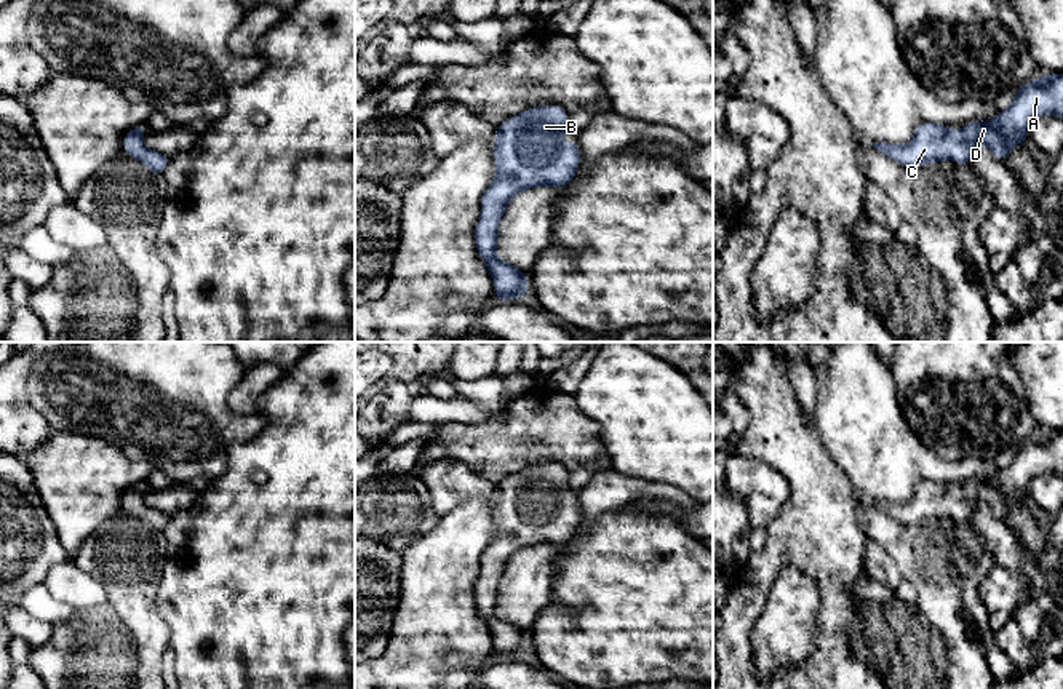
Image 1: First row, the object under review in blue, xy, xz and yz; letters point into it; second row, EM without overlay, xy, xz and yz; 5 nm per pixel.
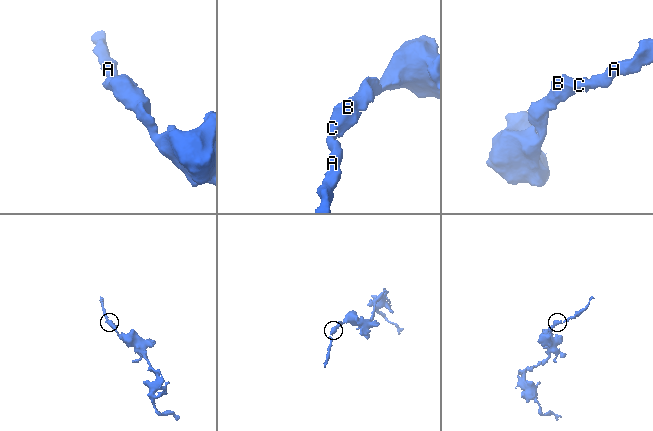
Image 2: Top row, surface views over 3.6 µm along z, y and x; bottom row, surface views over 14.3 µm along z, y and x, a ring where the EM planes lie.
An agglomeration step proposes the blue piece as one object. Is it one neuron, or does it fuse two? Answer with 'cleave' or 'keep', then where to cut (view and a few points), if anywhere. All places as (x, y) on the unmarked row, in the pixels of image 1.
keep; cut none

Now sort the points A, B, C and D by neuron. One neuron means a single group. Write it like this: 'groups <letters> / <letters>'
groups A B C D

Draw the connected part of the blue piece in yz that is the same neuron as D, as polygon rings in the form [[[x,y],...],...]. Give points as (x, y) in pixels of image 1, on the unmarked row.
[[[1052,432],[1025,441],[1017,448],[1013,462],[991,480],[972,480],[954,491],[943,483],[919,481],[910,502],[897,504],[878,500],[871,504],[906,526],[922,524],[932,520],[942,521],[946,516],[965,523],[970,521],[977,505],[981,502],[986,502],[993,513],[1004,520],[1015,504],[1028,499],[1029,481],[1042,473],[1057,473],[1063,476],[1063,432]]]

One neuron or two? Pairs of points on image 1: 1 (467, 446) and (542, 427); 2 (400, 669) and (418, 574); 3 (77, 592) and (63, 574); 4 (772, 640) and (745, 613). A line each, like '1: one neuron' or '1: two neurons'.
1: one neuron
2: one neuron
3: one neuron
4: two neurons

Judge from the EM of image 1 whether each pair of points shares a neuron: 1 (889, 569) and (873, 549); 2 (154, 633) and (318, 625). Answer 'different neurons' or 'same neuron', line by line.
1: same neuron
2: different neurons

